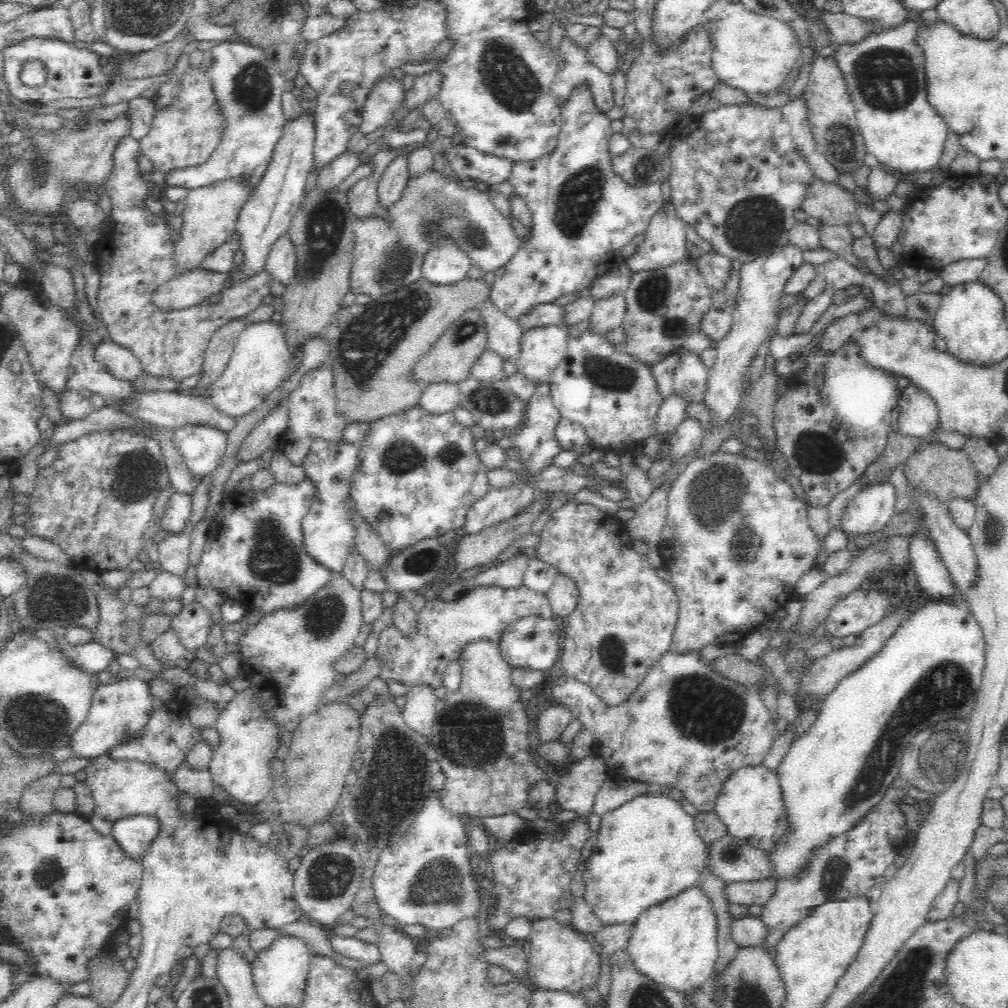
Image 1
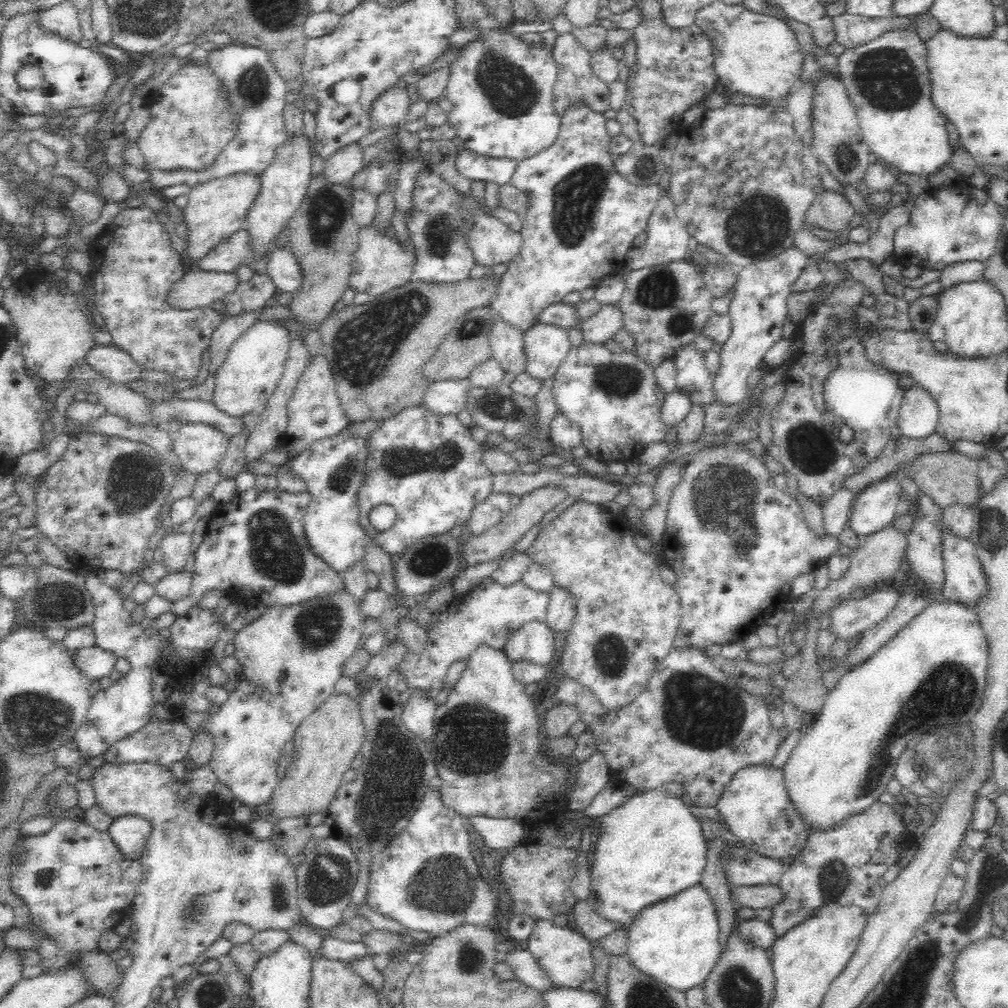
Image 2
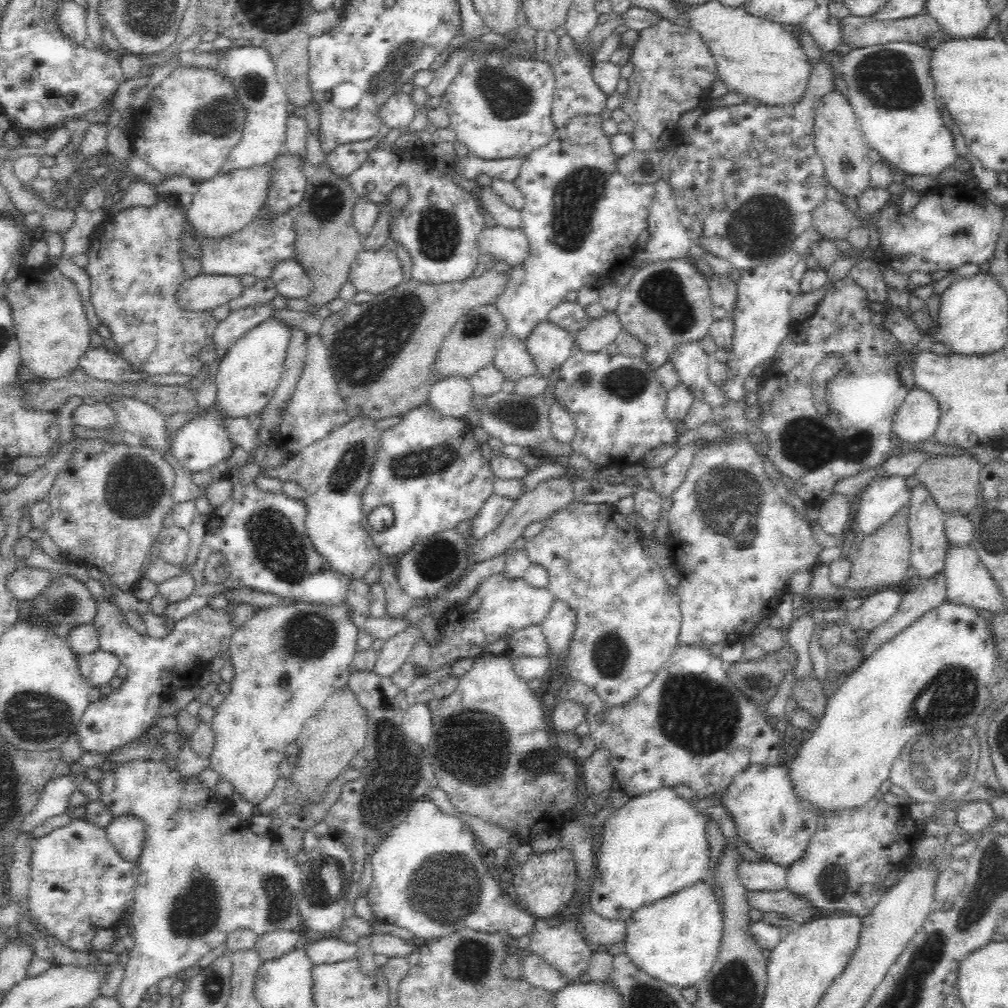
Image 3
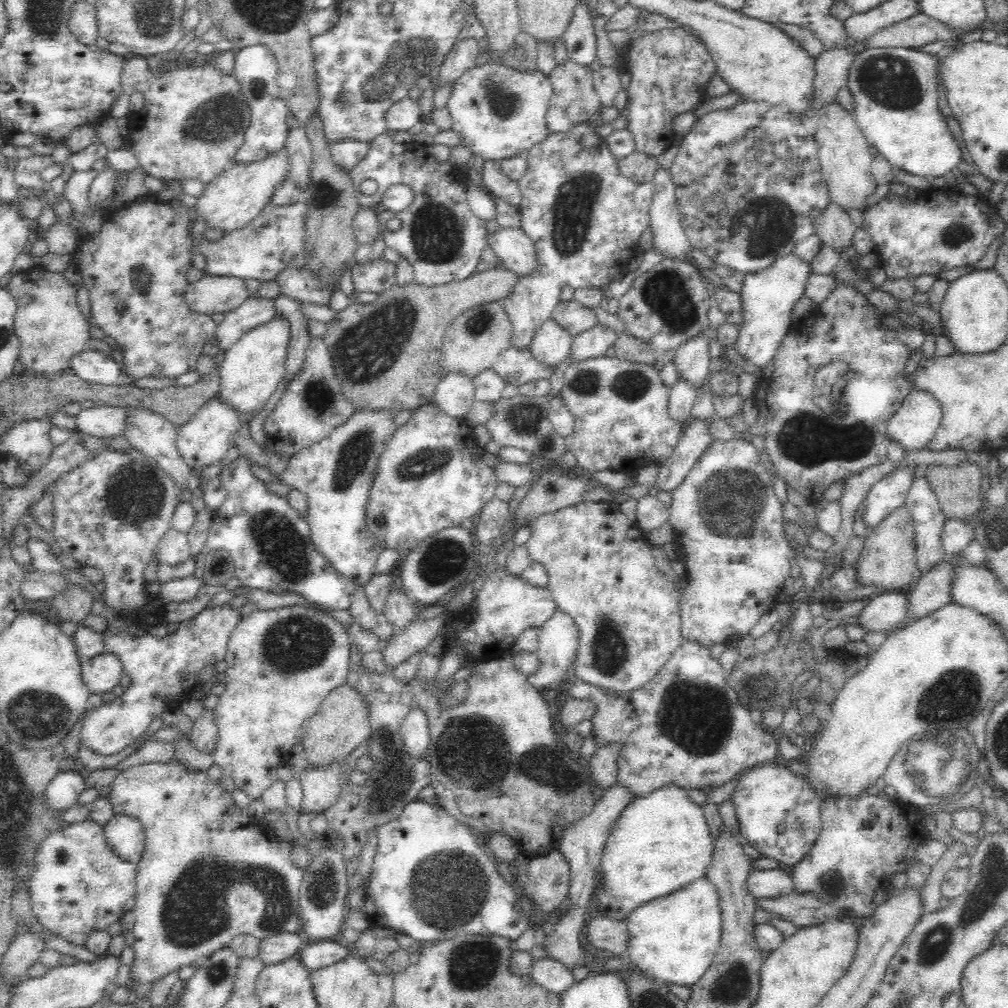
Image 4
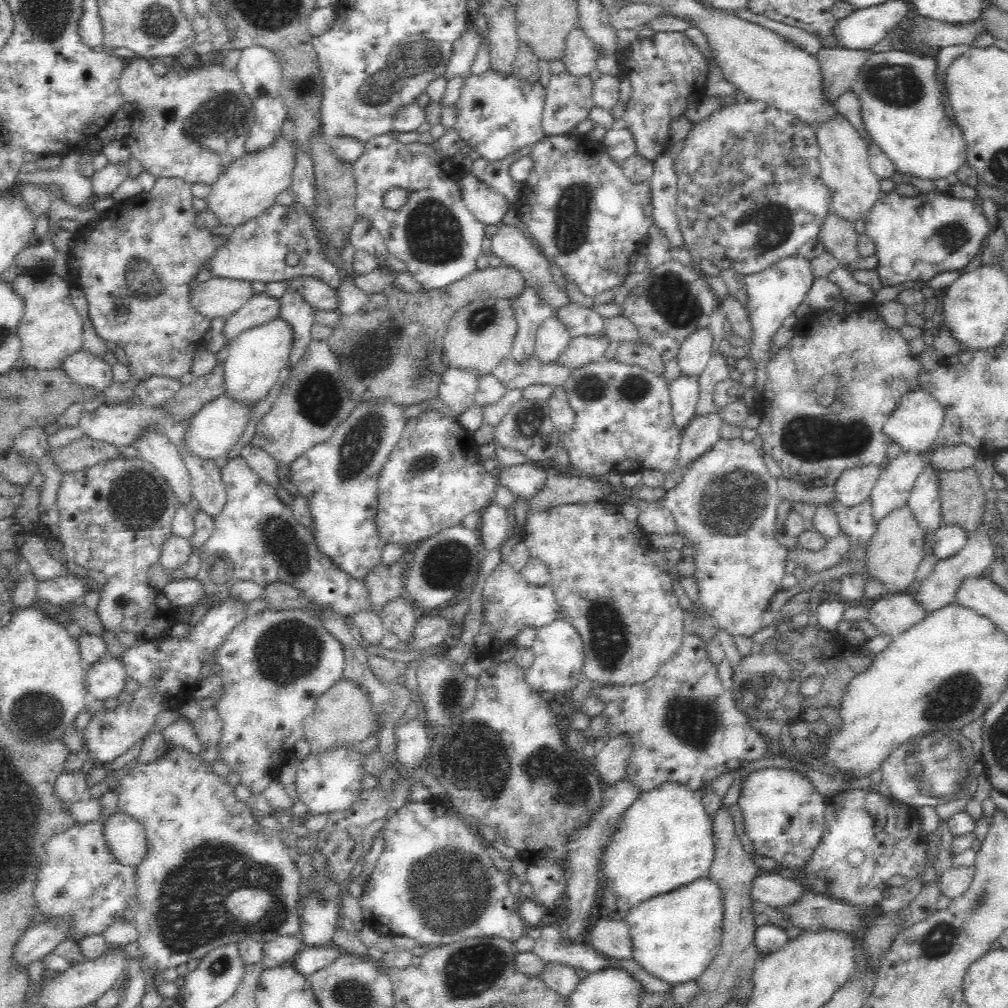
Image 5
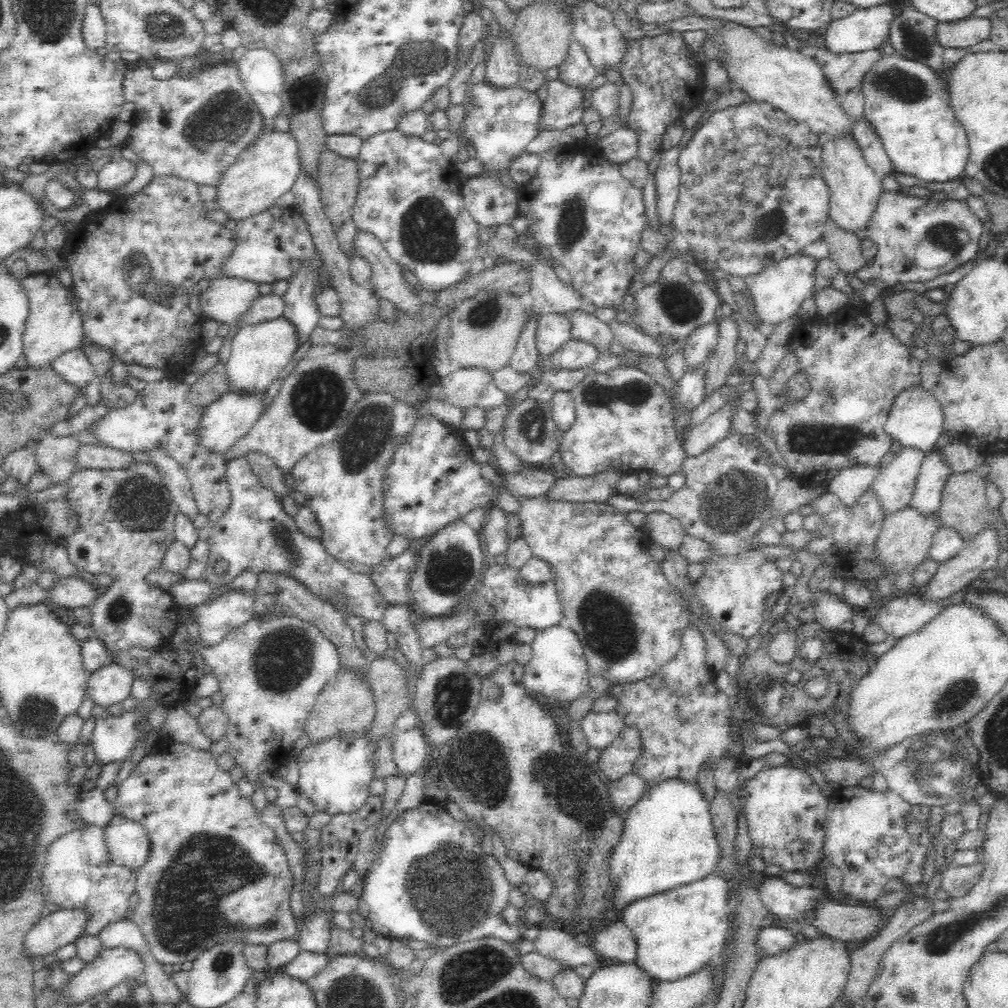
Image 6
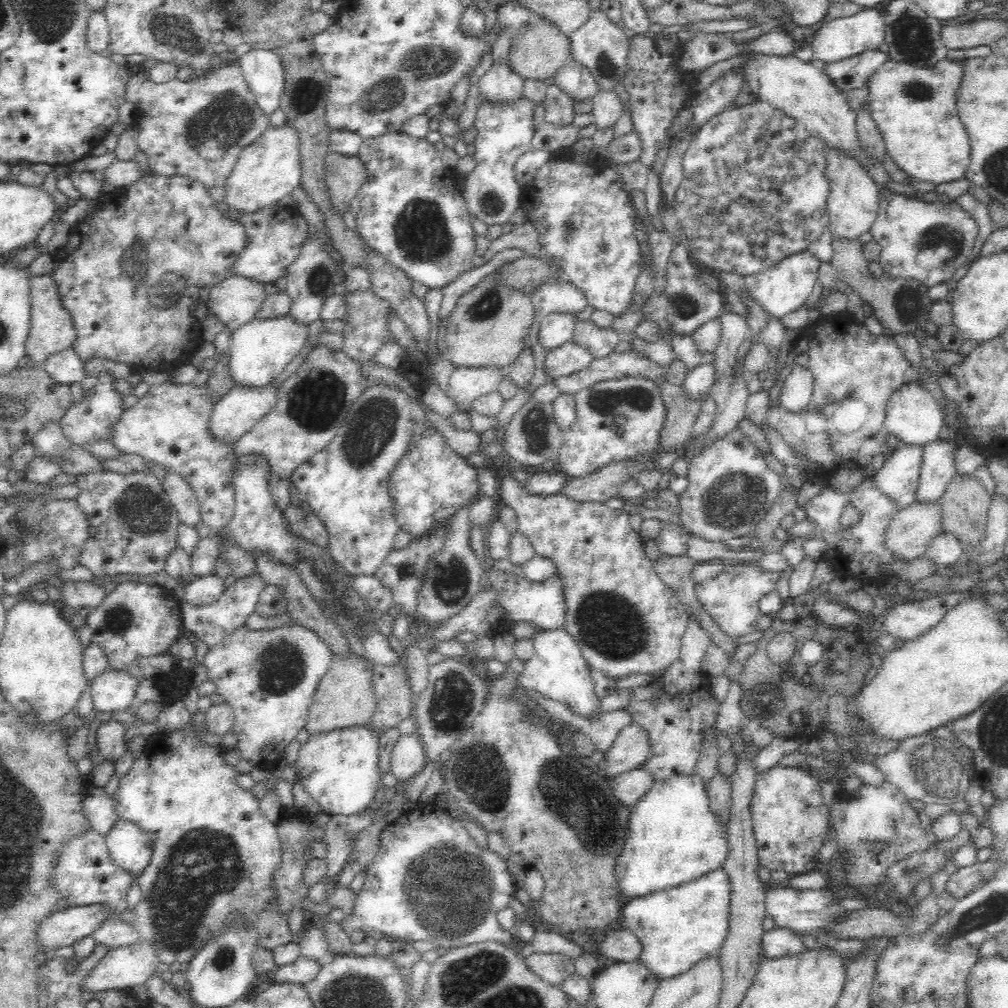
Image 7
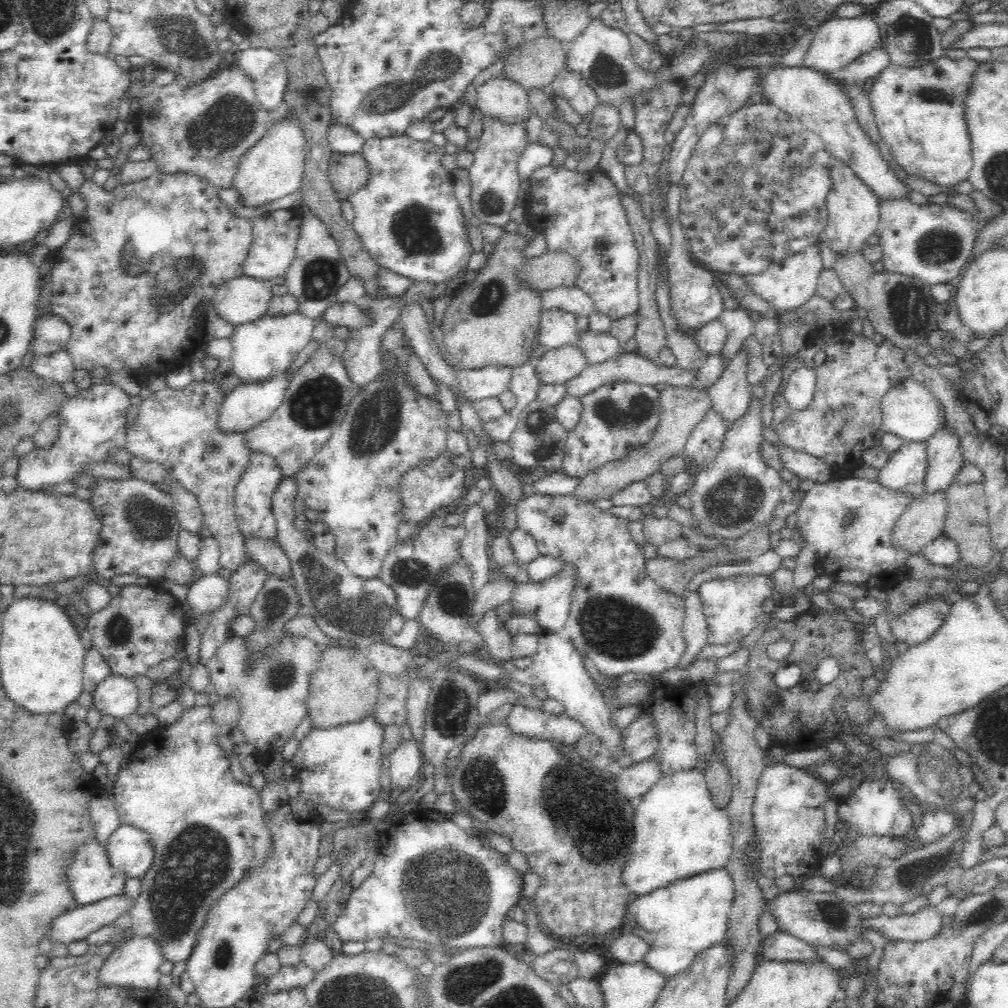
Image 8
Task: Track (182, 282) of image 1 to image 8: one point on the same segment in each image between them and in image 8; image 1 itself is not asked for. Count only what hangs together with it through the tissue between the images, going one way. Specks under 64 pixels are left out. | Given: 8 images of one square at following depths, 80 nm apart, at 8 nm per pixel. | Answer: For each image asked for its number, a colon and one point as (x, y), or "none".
2: (197, 288)
3: (203, 292)
4: (211, 294)
5: (218, 297)
6: (226, 299)
7: (235, 300)
8: (242, 299)

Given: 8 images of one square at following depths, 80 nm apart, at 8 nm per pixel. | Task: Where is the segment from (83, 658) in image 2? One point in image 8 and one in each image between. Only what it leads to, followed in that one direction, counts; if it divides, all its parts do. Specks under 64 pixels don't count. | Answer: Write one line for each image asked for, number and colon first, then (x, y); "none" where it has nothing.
3: (99, 667)
4: (100, 674)
5: (106, 678)
6: (109, 684)
7: (113, 689)
8: (116, 695)

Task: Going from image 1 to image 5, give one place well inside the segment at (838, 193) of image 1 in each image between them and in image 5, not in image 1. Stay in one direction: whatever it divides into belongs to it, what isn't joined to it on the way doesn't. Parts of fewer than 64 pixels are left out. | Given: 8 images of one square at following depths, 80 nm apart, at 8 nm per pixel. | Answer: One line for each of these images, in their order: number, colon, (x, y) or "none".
2: (831, 211)
3: (832, 219)
4: (832, 224)
5: (837, 235)

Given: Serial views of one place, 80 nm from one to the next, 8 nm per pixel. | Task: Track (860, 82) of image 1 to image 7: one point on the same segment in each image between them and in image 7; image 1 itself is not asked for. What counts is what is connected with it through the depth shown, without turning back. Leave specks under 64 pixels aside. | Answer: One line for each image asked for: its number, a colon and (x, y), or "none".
2: (887, 79)
3: (889, 85)
4: (894, 98)
5: (901, 110)
6: (906, 105)
7: (913, 107)

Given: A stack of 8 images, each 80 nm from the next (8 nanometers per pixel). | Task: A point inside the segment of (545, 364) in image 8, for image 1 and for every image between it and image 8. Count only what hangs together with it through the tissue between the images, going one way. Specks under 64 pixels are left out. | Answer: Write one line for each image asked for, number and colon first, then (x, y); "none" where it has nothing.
1: (608, 313)
2: (599, 328)
3: (601, 331)
4: (597, 341)
5: (587, 348)
6: (576, 354)
7: (570, 357)

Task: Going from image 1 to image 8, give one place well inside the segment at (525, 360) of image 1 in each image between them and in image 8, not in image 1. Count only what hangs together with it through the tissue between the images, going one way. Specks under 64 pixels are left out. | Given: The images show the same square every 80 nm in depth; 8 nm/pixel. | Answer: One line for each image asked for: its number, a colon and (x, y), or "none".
2: (546, 346)
3: (550, 346)
4: (551, 345)
5: (552, 339)
6: (553, 331)
7: (556, 329)
8: (556, 329)

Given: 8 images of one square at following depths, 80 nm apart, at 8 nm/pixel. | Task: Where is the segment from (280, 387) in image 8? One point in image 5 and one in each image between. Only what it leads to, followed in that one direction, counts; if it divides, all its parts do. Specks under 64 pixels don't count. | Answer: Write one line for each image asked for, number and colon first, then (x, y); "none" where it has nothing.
5: (217, 426)
6: (221, 424)
7: (235, 413)

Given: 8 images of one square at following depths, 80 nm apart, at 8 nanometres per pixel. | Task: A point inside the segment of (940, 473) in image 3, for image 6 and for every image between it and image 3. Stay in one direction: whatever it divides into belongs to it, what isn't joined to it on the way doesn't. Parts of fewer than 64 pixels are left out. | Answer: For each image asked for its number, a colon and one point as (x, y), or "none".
4: (957, 487)
5: (962, 498)
6: (964, 505)

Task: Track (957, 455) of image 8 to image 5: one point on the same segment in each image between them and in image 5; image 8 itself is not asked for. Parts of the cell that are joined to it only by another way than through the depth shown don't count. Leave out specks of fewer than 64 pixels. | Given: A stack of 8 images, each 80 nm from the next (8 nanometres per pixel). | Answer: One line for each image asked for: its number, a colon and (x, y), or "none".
5: (923, 501)
6: (926, 497)
7: (937, 469)

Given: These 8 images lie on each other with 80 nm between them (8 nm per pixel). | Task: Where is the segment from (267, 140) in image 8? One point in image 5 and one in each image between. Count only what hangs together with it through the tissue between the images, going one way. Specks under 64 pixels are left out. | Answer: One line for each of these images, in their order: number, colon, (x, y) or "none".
5: (250, 184)
6: (268, 167)
7: (268, 169)

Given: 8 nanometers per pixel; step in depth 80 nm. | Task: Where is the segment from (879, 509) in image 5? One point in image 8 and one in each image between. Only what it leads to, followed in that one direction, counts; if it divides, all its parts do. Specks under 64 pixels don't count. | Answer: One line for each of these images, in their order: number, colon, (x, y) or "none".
6: (893, 487)
7: (898, 479)
8: (903, 473)

